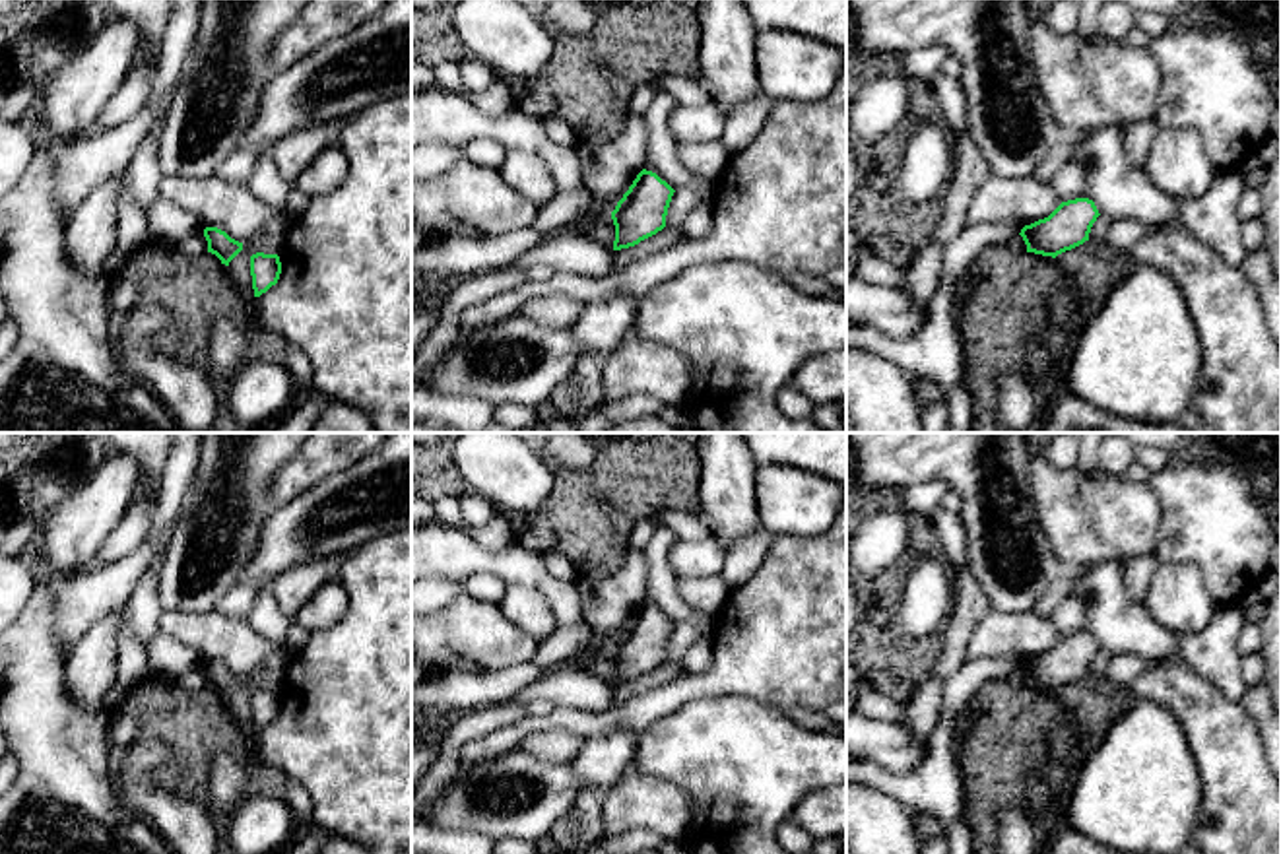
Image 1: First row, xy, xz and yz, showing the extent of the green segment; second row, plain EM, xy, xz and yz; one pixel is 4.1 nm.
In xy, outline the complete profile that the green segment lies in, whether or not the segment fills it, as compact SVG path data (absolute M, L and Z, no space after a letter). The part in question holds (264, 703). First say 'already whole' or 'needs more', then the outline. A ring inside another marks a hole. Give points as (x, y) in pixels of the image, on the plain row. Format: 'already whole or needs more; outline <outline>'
already whole; outline M256 687L250 691L250 710L254 732L266 728L272 720L278 718L281 708L281 697L278 689Z

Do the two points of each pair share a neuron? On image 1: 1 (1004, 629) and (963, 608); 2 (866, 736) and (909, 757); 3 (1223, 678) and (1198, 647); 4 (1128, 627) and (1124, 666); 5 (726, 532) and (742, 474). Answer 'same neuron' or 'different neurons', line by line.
1: different neurons
2: same neuron
3: same neuron
4: different neurons
5: same neuron

